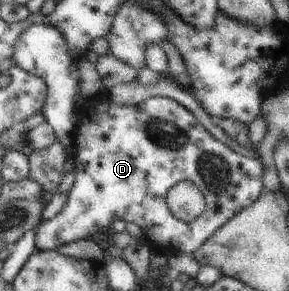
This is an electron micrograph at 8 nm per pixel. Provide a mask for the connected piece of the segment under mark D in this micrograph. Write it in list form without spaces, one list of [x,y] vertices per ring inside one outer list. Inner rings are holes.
[[[154,96],[138,105],[119,105],[111,100],[109,105],[100,107],[94,116],[92,116],[92,113],[84,113],[80,122],[82,127],[78,129],[77,137],[74,139],[75,157],[73,161],[73,171],[76,173],[76,179],[62,211],[60,211],[58,215],[55,215],[50,221],[44,222],[38,228],[35,237],[35,246],[38,250],[57,251],[61,245],[71,244],[72,241],[87,240],[88,237],[92,237],[92,235],[96,235],[96,233],[100,233],[100,231],[104,231],[111,227],[116,220],[124,220],[128,223],[134,222],[140,227],[142,232],[146,231],[148,239],[154,241],[154,245],[158,247],[159,251],[166,252],[169,255],[174,253],[192,255],[204,241],[213,233],[216,233],[216,231],[218,231],[218,229],[220,229],[229,219],[232,219],[232,217],[238,215],[247,207],[250,207],[263,192],[264,166],[258,158],[258,155],[256,153],[246,153],[242,150],[237,152],[226,144],[223,144],[221,141],[218,141],[215,137],[210,135],[210,132],[196,119],[196,117],[194,117],[193,113],[190,113],[186,107],[180,105],[180,103],[174,101],[172,98]],[[182,180],[191,181],[195,186],[201,189],[201,192],[205,195],[207,204],[207,210],[196,217],[194,221],[191,221],[190,224],[175,218],[167,204],[167,193],[169,192],[169,189]]]

